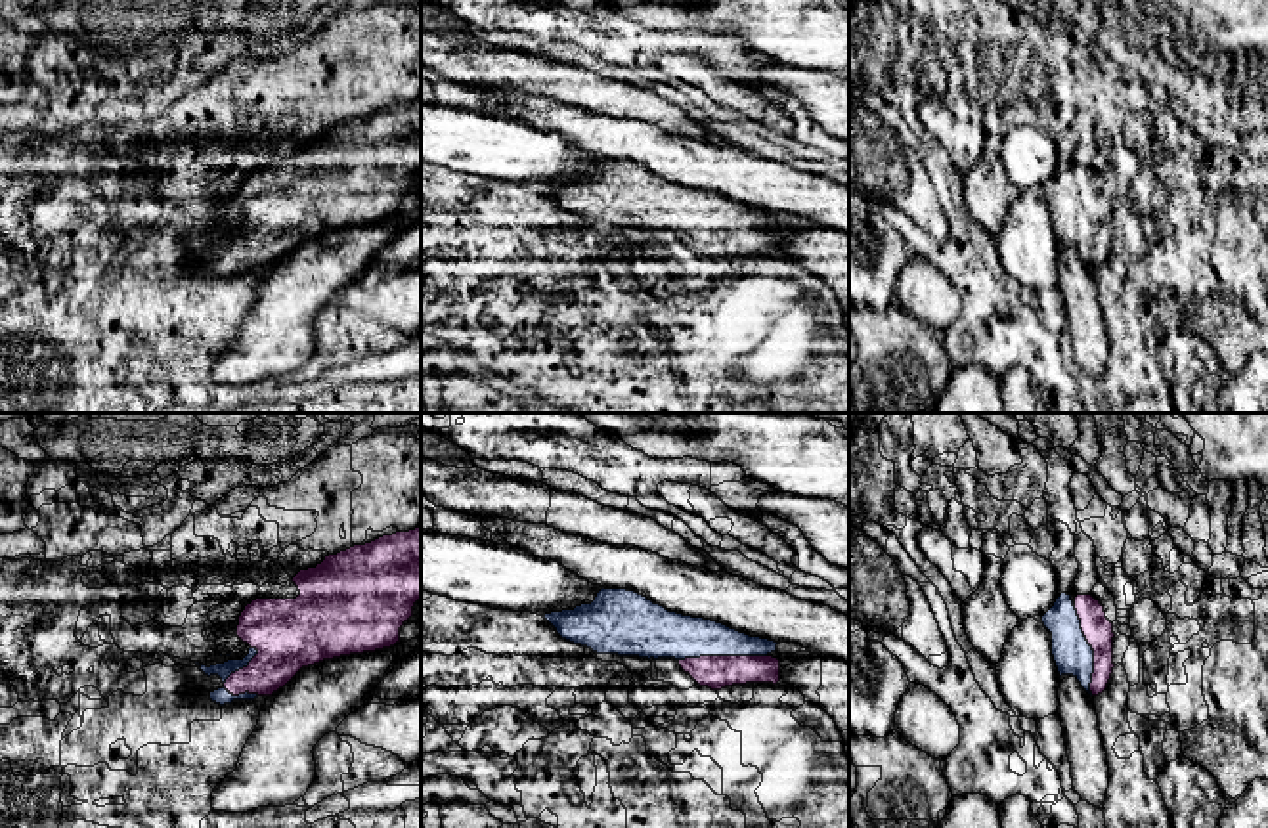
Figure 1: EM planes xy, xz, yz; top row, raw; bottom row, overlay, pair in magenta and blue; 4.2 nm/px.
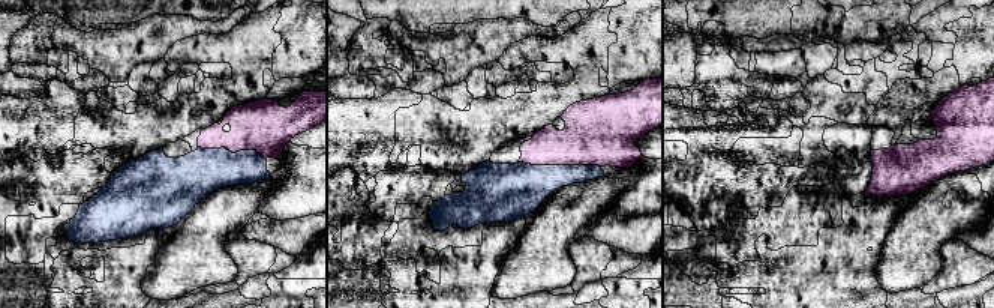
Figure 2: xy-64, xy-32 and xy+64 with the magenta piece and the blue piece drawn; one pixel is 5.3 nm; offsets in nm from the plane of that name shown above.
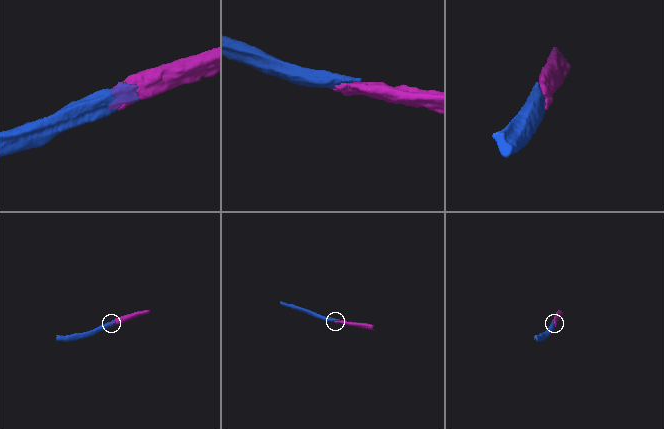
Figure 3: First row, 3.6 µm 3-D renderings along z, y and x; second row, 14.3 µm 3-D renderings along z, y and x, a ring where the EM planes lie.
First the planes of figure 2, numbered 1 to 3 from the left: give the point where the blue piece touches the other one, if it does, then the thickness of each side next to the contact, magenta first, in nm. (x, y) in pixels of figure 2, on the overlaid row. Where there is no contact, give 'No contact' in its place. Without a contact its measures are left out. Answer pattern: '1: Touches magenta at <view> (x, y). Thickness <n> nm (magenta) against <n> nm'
1: Touches magenta at xy-64 (231, 150). Thickness 280 nm (magenta) against 240 nm
2: Touches magenta at xy-32 (559, 164). Thickness 340 nm (magenta) against 280 nm
3: No contact

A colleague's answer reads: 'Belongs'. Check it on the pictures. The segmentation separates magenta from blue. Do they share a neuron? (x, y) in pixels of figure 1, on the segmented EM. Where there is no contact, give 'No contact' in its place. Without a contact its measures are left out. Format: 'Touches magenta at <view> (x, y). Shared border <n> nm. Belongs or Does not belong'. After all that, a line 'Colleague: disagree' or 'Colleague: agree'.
Touches magenta at yz (1093, 649). Shared border 380 nm. Belongs
Colleague: agree

